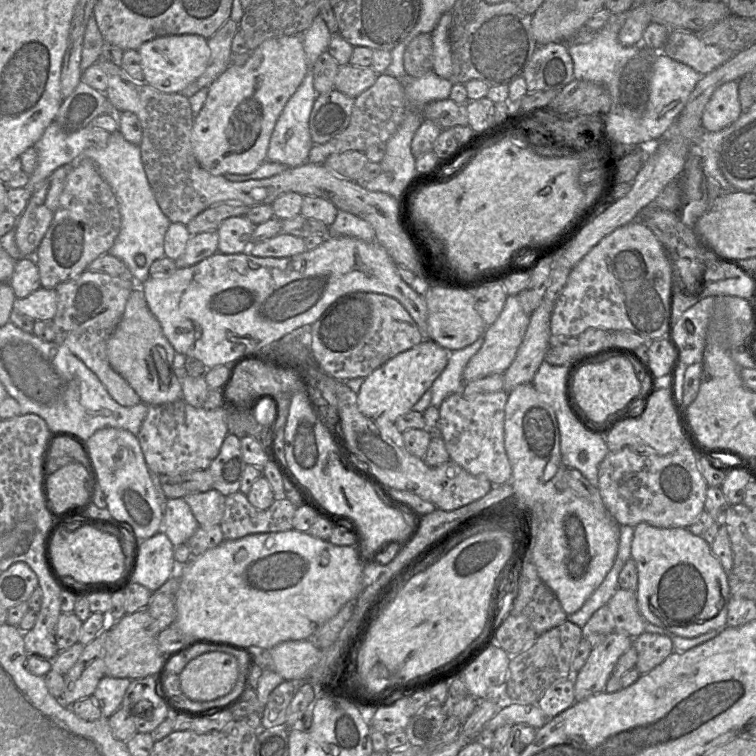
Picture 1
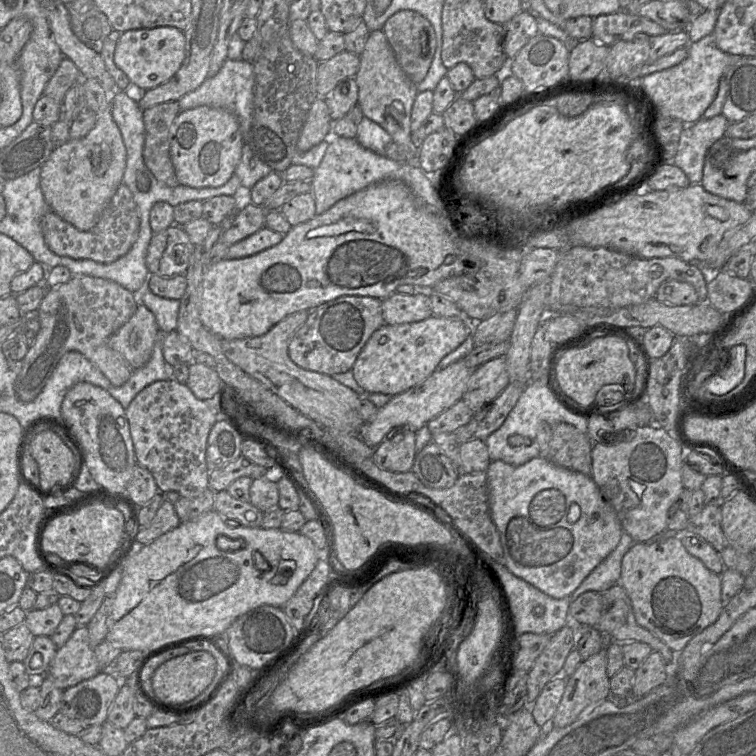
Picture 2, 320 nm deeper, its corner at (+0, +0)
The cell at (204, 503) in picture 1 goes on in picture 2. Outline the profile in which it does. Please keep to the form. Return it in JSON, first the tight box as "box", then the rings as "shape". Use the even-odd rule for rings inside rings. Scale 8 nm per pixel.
{"box":[125,378,219,497],"shape":[[[169,378],[143,388],[125,413],[136,462],[152,474],[161,492],[175,491],[181,497],[197,497],[209,488],[206,445],[209,432],[219,419],[213,401],[196,398],[186,384]]]}

